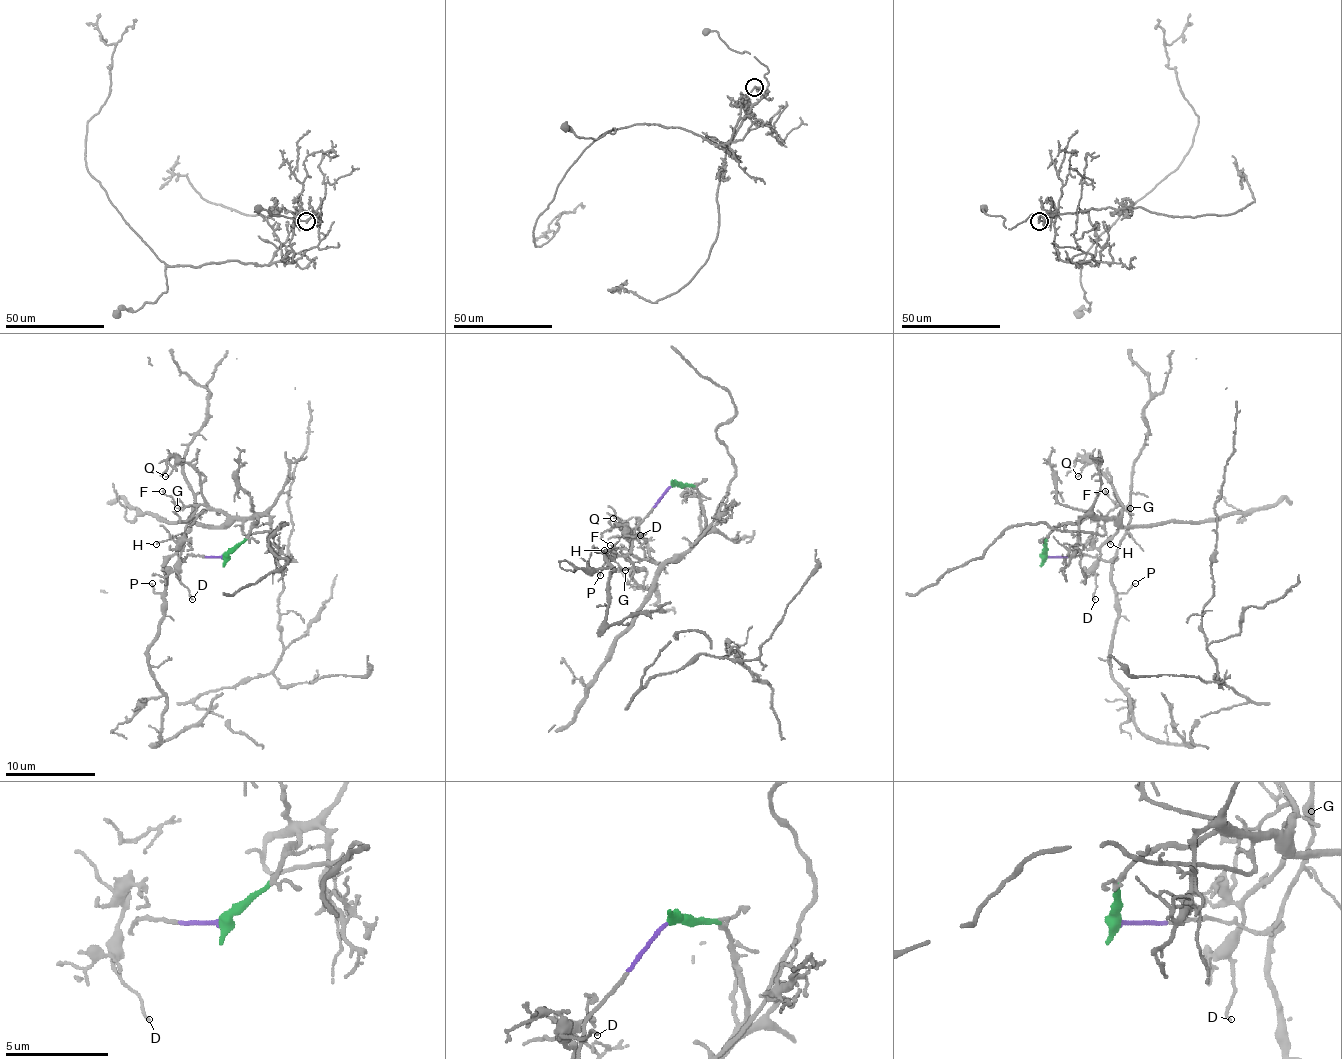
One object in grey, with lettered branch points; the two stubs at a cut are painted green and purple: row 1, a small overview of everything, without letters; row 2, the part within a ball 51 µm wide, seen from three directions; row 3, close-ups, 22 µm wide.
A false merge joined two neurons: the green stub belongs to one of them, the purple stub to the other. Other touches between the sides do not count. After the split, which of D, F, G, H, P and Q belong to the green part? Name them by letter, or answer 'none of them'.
D, F, H, Q

